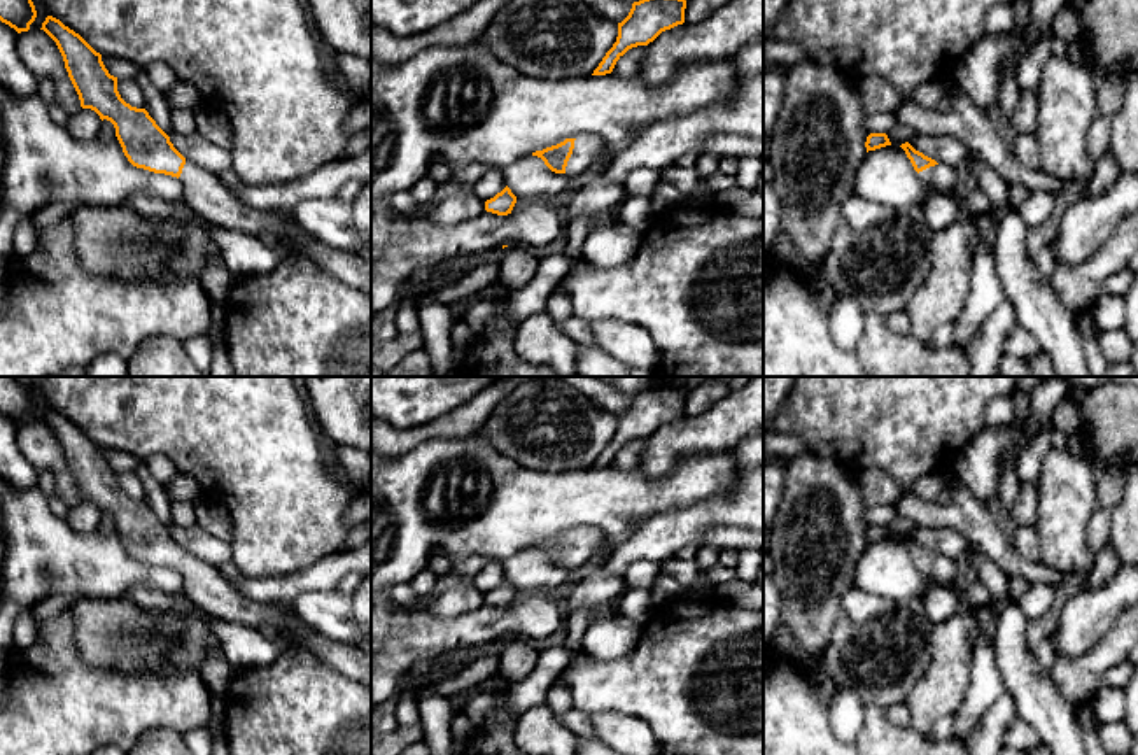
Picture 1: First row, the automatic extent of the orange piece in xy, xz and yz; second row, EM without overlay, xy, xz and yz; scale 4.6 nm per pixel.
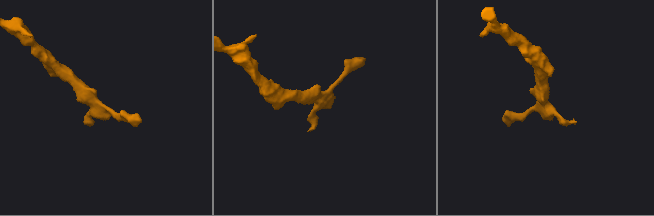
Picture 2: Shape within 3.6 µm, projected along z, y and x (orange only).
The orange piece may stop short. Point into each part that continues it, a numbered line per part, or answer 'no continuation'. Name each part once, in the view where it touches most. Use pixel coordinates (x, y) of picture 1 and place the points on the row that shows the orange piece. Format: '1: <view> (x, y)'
1: xz (587, 146)

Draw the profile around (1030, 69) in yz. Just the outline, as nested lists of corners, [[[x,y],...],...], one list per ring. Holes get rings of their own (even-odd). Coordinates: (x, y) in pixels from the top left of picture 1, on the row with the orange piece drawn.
[[[1054,25],[1047,28],[1033,47],[1029,47],[1015,70],[1021,89],[1038,91],[1047,60],[1052,56],[1050,40],[1056,37]]]

